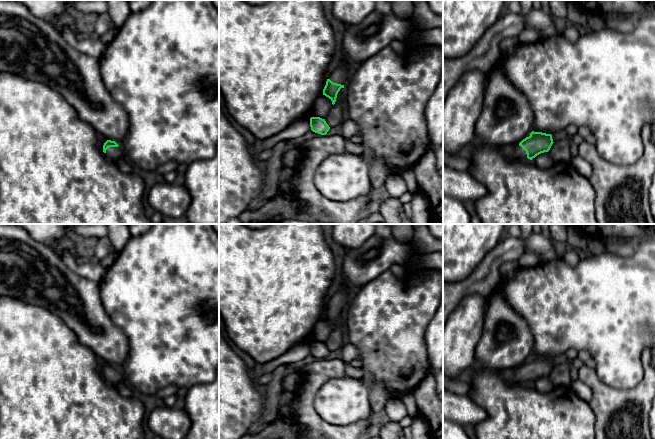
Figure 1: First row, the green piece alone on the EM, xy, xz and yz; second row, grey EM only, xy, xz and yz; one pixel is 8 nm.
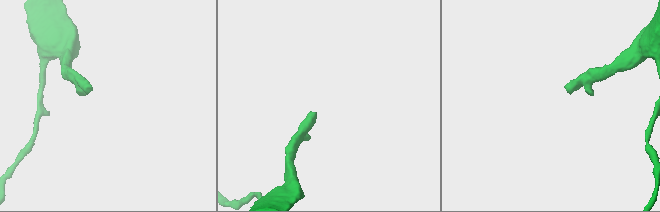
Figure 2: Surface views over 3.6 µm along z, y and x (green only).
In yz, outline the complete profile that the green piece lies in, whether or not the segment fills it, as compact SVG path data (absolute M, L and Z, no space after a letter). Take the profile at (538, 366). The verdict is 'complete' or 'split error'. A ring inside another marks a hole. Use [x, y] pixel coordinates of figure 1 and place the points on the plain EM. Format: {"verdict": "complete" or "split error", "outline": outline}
{"verdict": "split error", "outline": "M532 355L529 361L519 367L519 370L509 382L532 384L537 379L548 376L553 367L551 358Z"}

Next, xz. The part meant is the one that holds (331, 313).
{"verdict": "split error", "outline": "M341 286L327 303L326 309L323 313L323 319L328 321L332 325L333 329L336 326L338 316L341 312L344 312L345 306L350 298L350 292Z"}

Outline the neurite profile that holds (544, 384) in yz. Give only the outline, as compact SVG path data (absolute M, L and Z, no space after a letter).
M548 376L537 379L532 385L542 393L548 393L555 390L551 379Z

